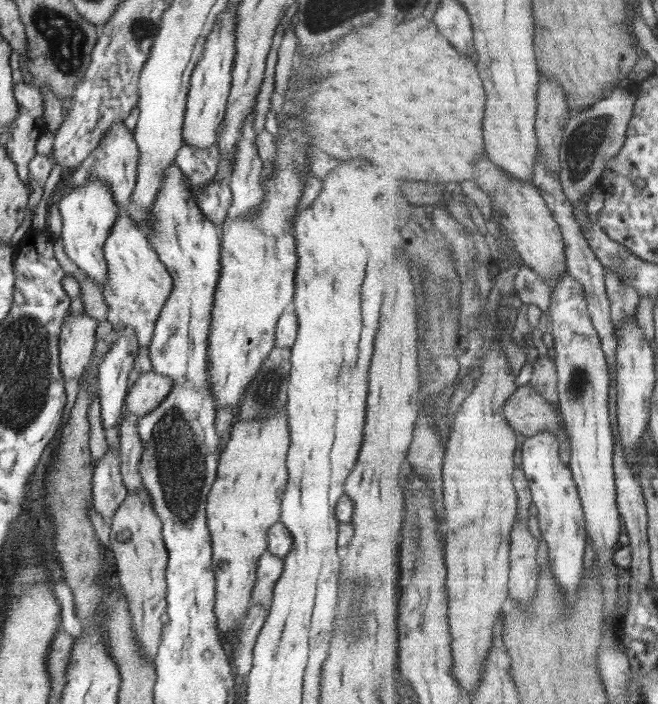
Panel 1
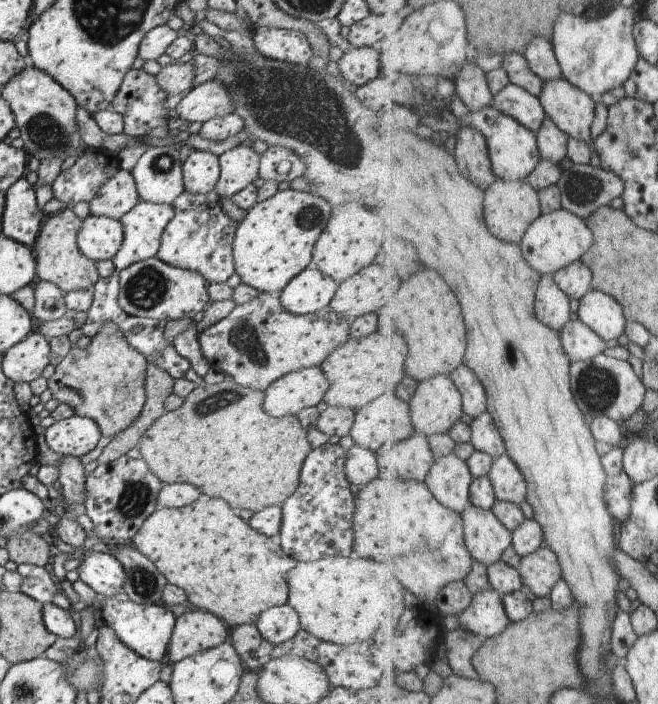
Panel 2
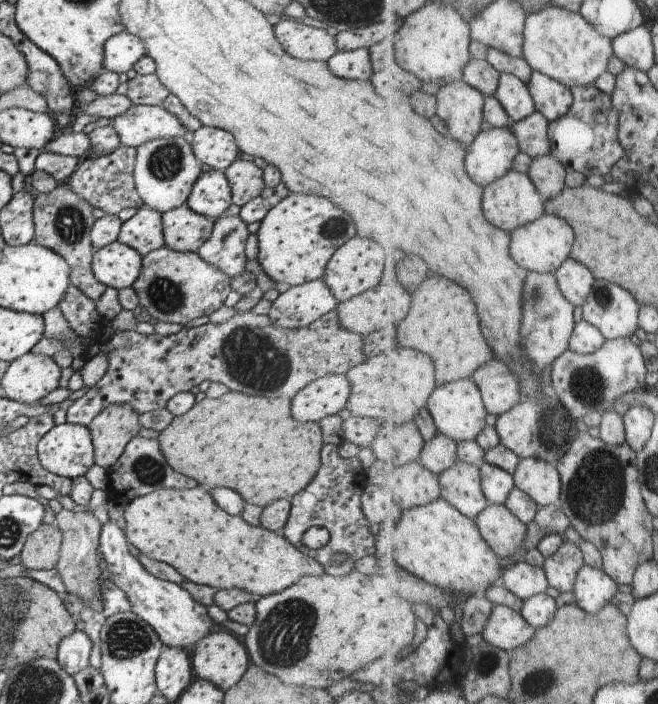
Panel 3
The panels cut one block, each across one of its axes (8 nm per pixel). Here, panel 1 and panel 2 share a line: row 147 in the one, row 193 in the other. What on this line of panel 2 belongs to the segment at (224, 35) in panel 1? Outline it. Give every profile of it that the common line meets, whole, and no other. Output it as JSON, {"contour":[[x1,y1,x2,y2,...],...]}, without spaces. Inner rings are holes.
{"contour":[[194,150,183,163,183,185,192,194,212,192,219,176,219,157,212,152]]}

